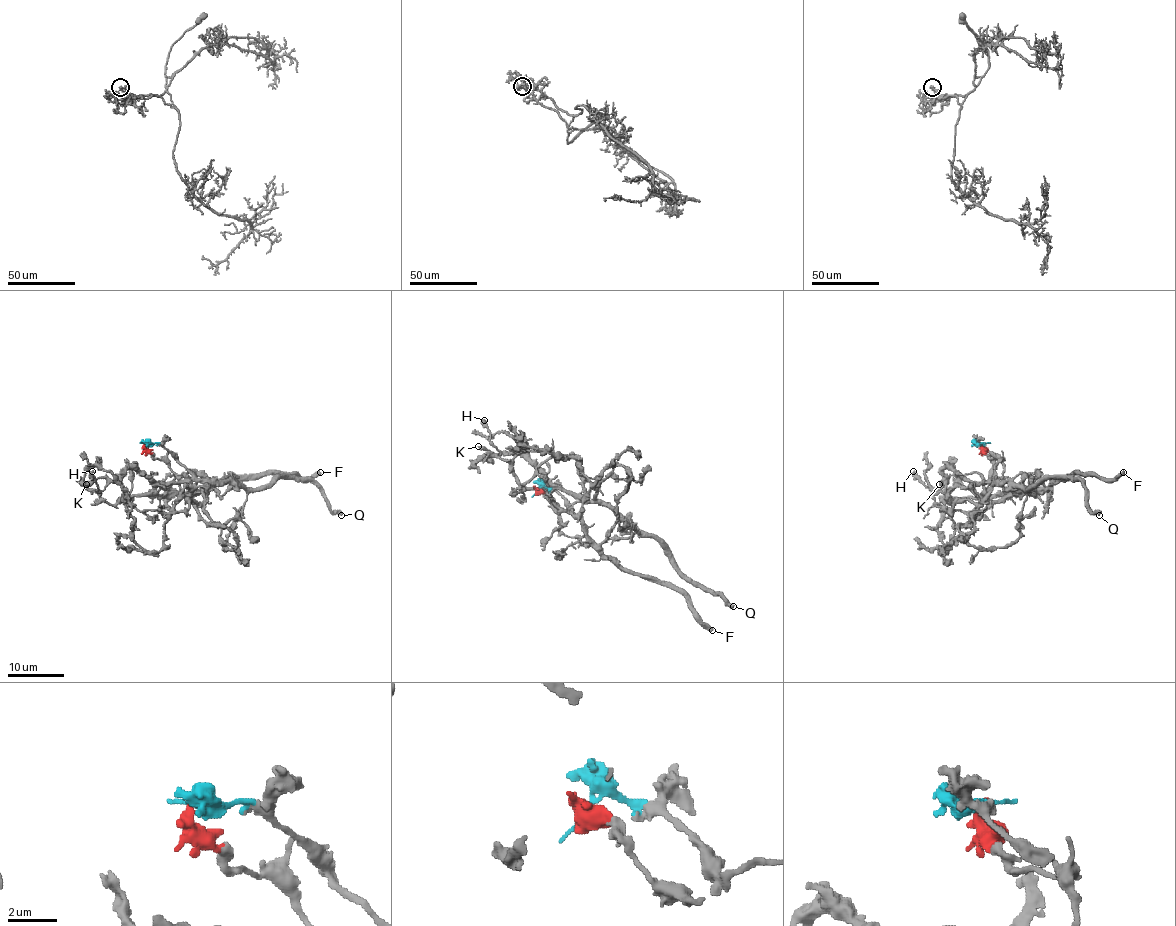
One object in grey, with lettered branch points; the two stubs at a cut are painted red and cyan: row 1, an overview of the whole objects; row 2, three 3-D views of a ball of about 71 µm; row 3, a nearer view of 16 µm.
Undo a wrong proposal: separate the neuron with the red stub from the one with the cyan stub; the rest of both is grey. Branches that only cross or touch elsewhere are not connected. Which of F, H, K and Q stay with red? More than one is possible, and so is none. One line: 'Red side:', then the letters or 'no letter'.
Red side: F

